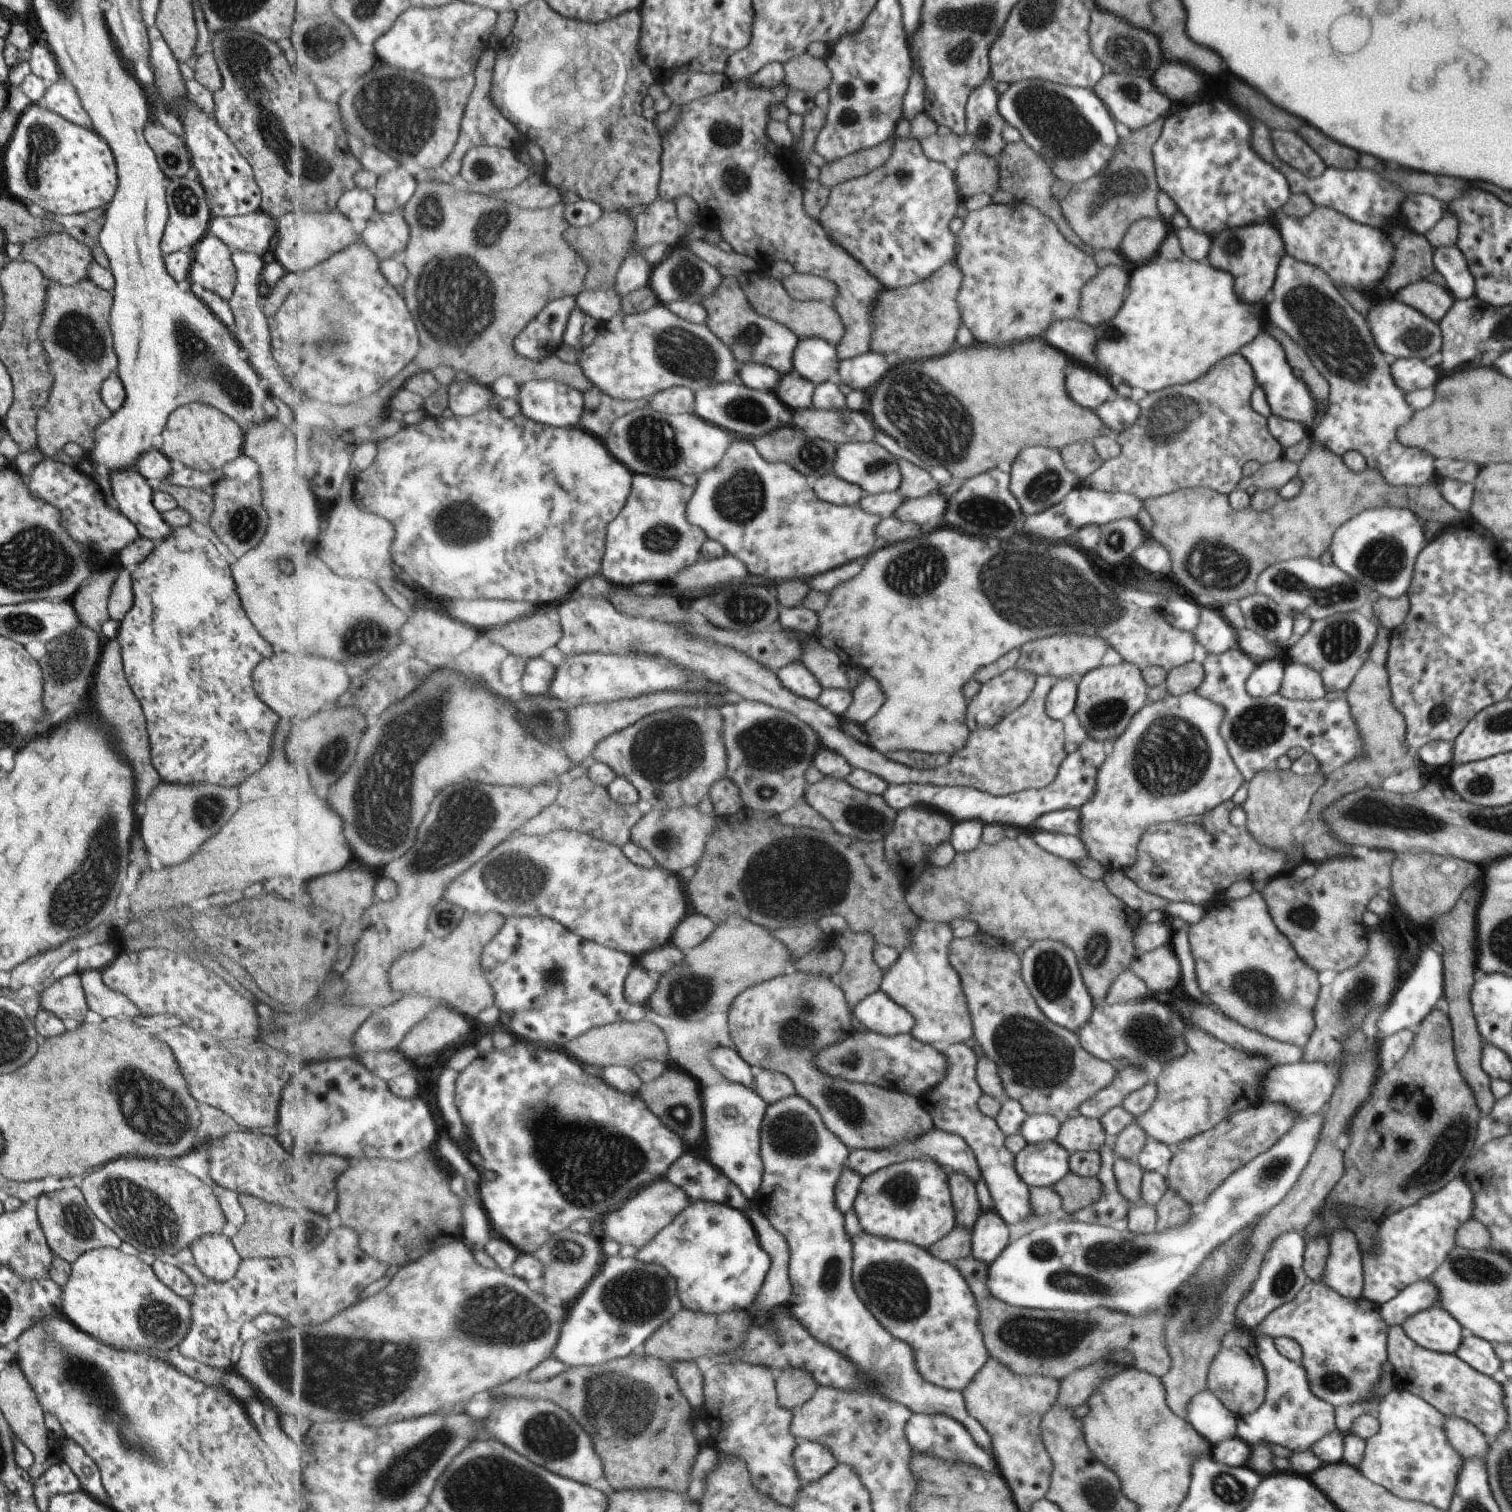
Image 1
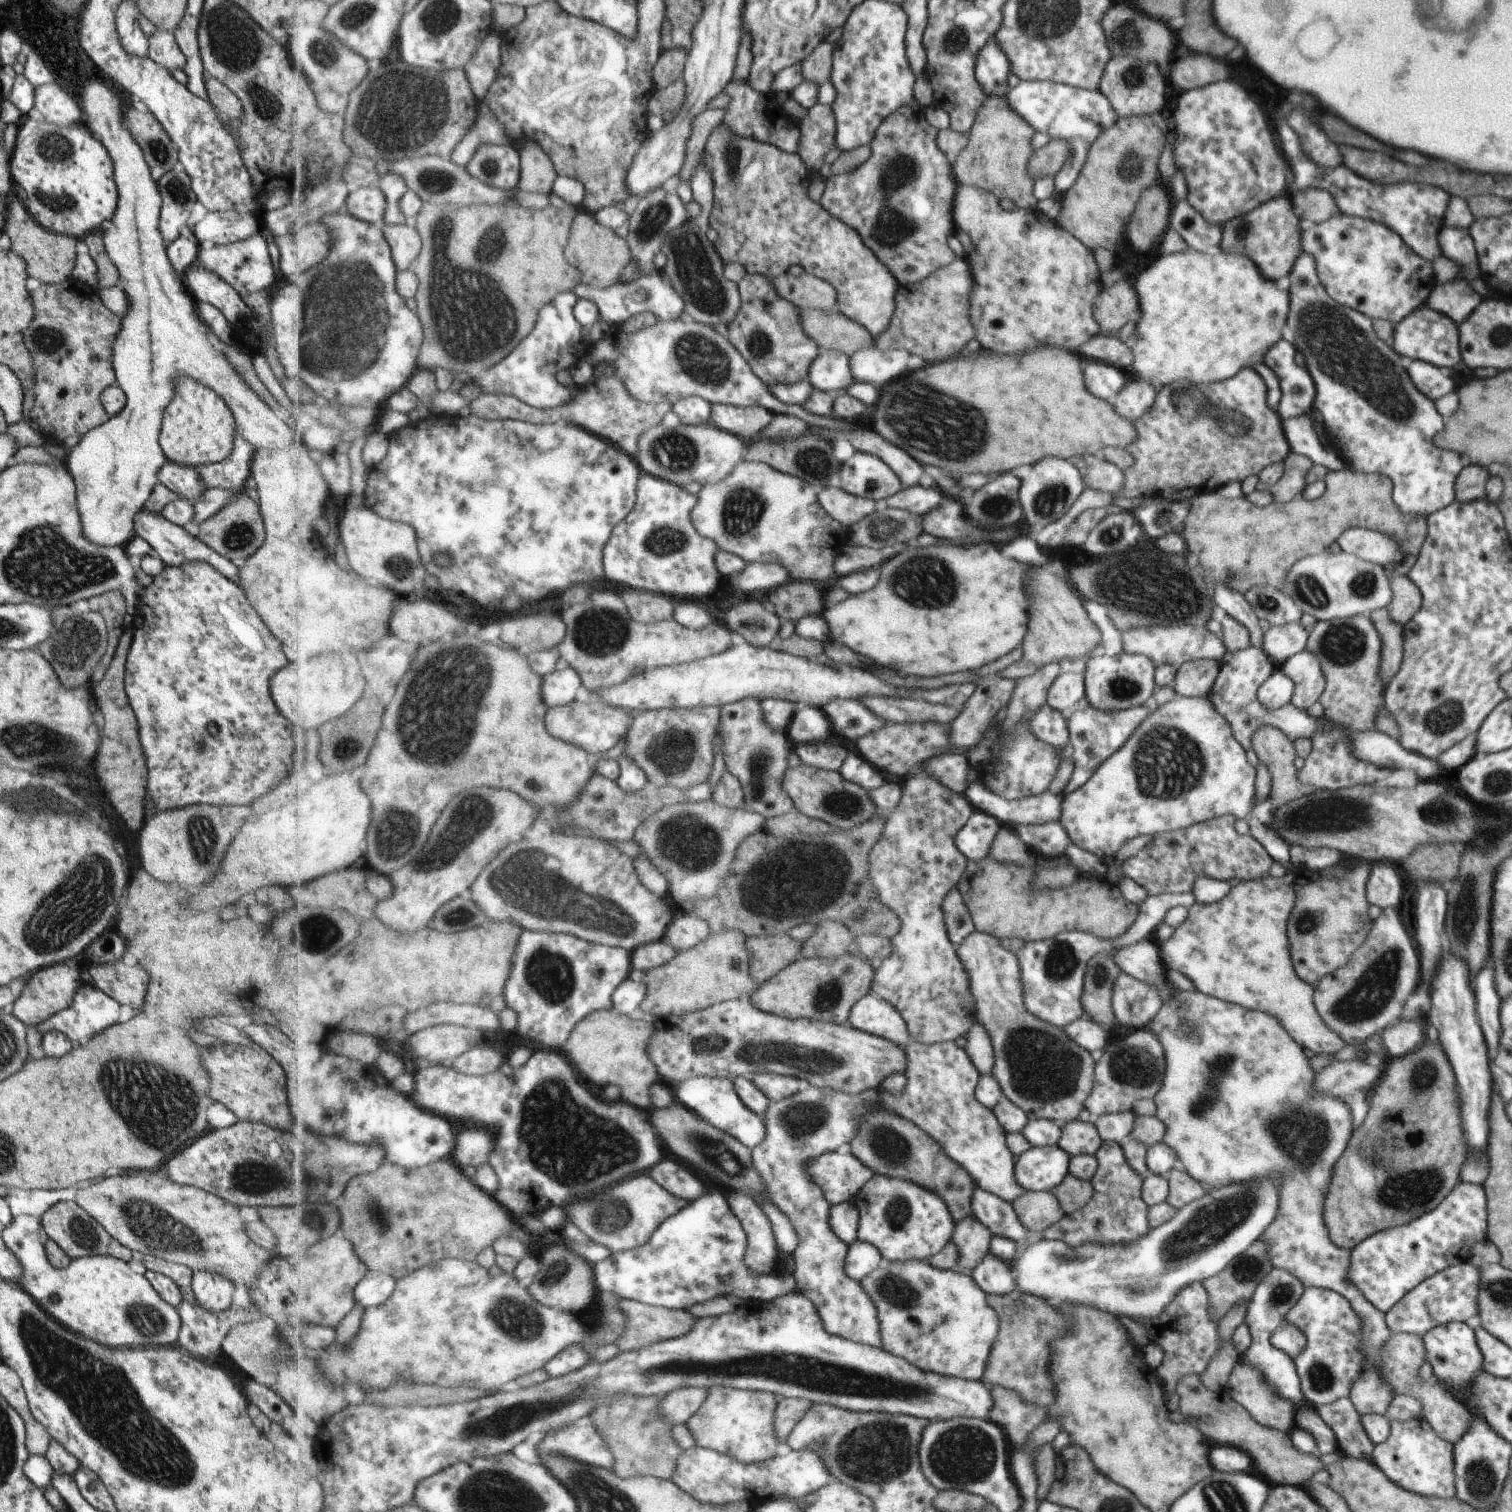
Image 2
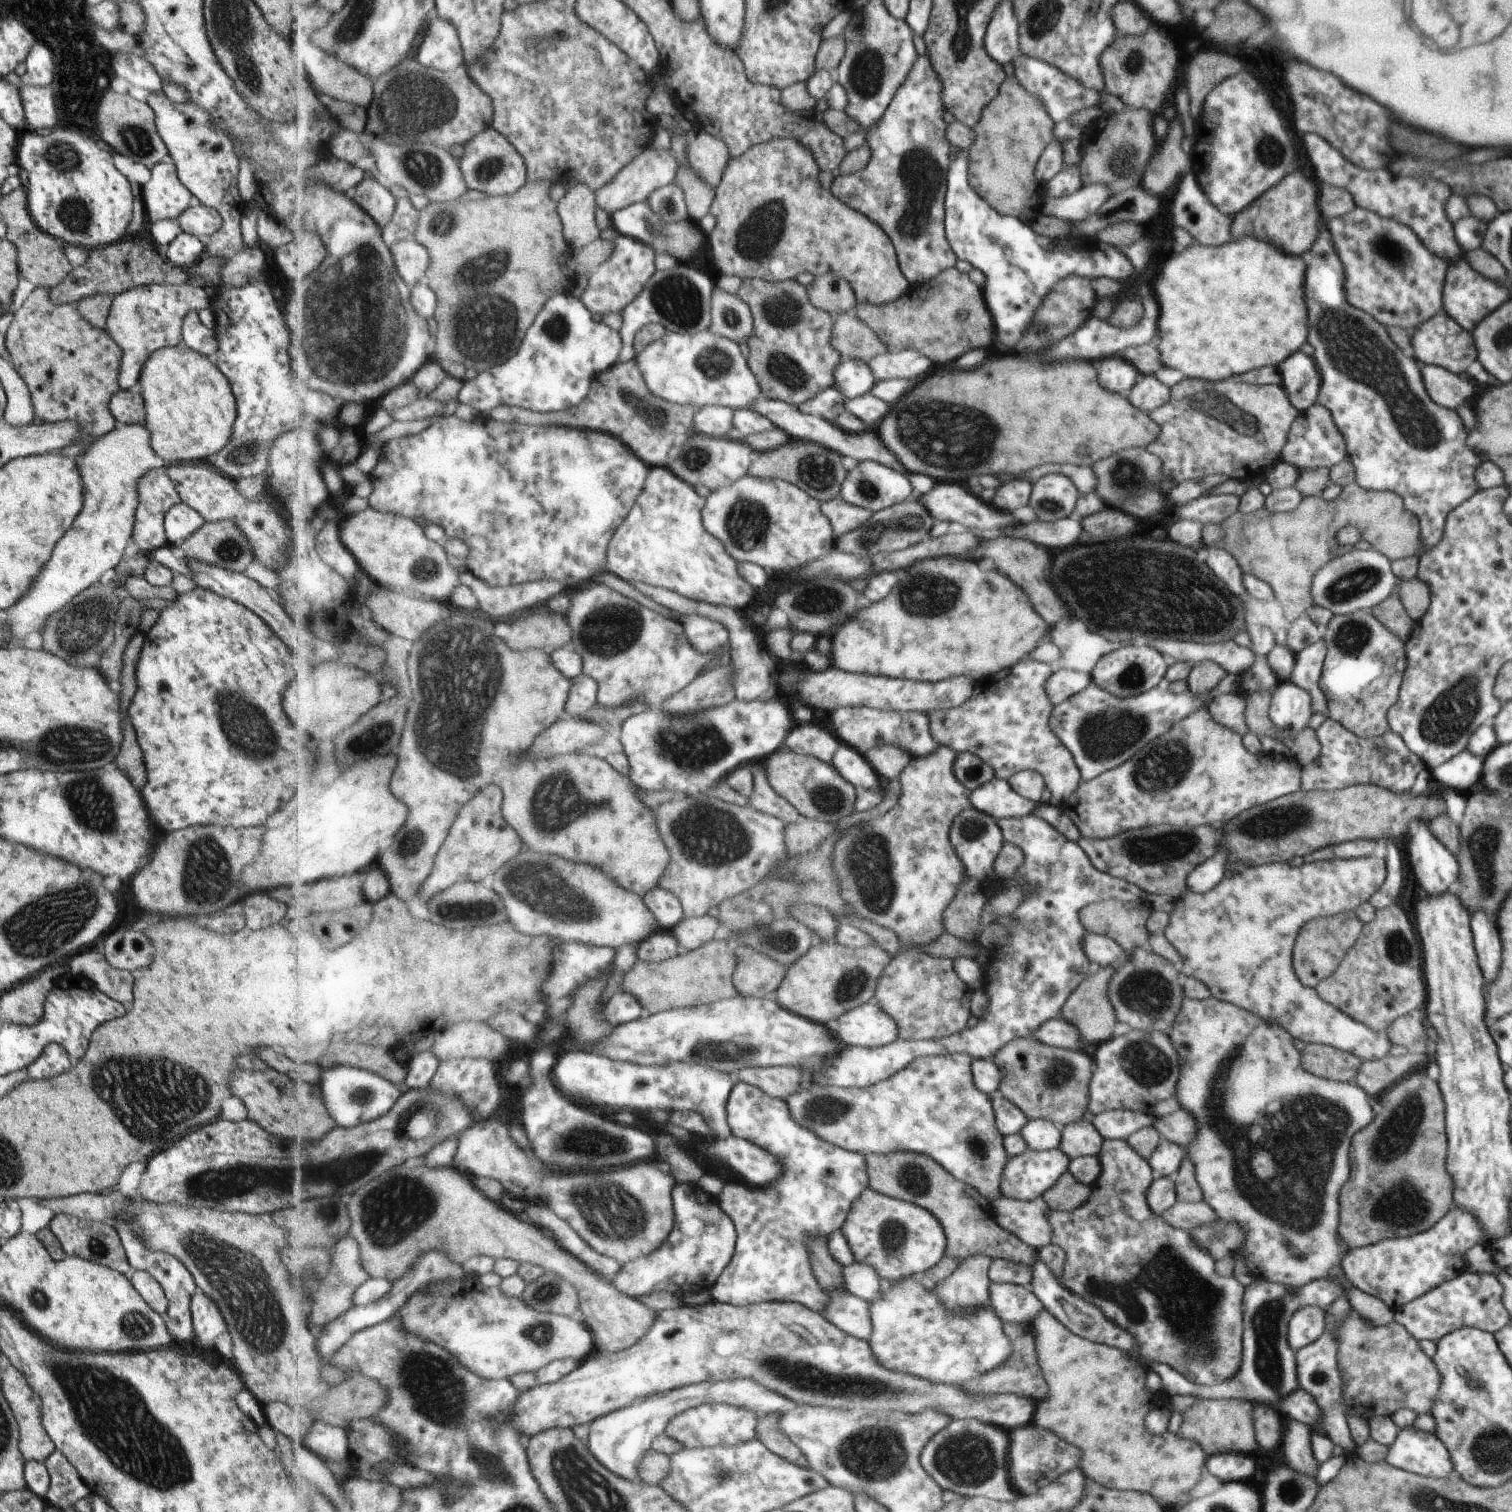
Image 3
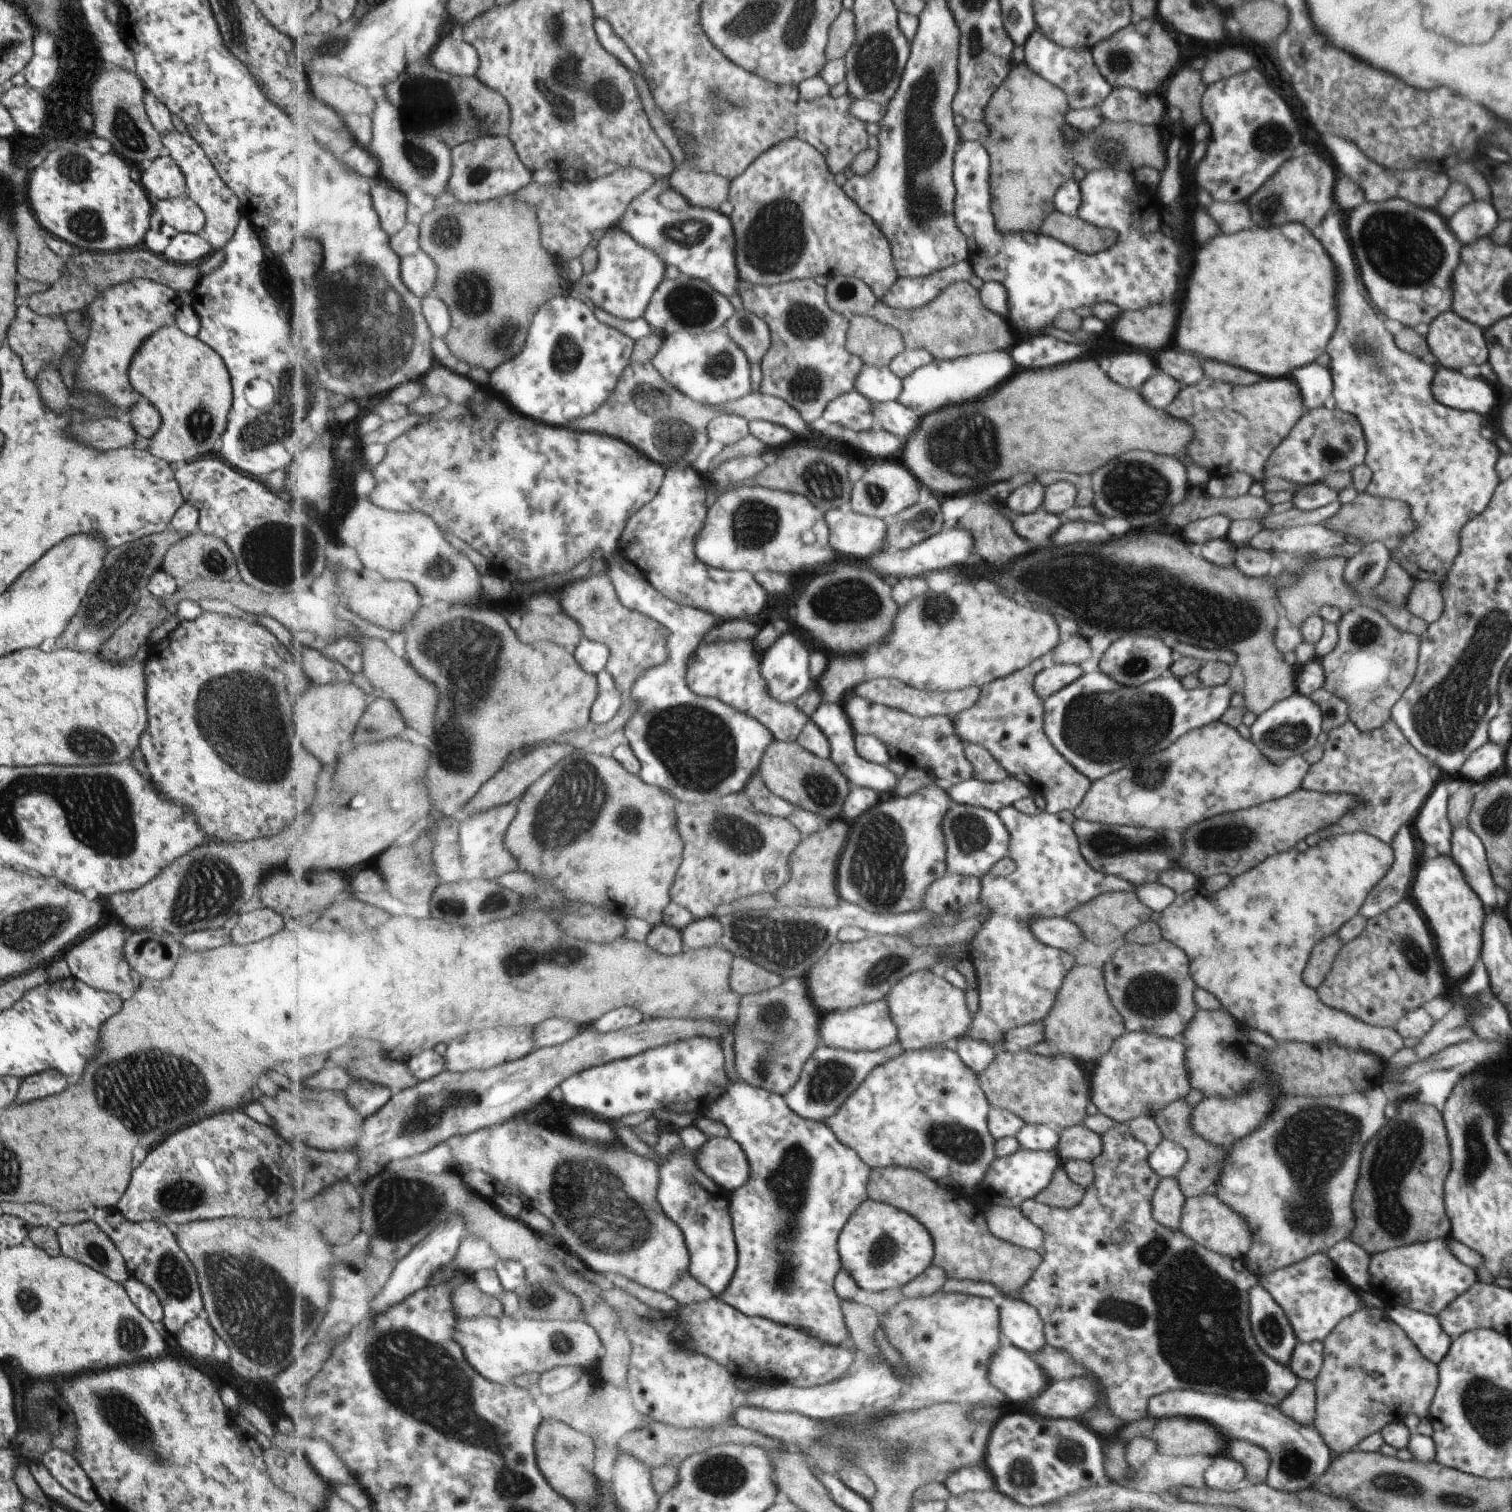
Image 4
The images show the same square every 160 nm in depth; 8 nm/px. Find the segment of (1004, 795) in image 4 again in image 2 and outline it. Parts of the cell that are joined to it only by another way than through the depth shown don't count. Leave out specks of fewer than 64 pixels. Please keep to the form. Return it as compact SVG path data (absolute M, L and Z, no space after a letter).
M974 777L962 794L976 811L995 817L1001 826L1046 824L1060 820L1060 797L1049 792L1024 799L1005 800Z

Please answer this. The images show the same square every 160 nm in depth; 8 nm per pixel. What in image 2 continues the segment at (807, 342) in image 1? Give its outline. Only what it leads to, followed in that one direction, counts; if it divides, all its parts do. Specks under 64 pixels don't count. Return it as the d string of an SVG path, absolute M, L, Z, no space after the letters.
M839 349L822 350L821 356L813 363L808 381L815 389L827 393L836 394L841 388L847 391L857 383L857 378L851 370L851 357Z

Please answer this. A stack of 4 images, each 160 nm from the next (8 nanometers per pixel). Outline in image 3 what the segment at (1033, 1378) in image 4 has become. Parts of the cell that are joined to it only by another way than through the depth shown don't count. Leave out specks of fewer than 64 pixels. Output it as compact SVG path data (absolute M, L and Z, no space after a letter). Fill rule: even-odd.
M913 1276L893 1282L888 1289L881 1291L872 1300L870 1308L872 1311L873 1332L869 1341L872 1344L872 1349L876 1352L878 1359L882 1362L882 1365L884 1367L889 1367L894 1371L901 1371L908 1375L915 1375L916 1377L930 1380L932 1383L945 1383L946 1385L955 1385L956 1387L958 1385L959 1388L965 1386L965 1384L969 1385L971 1380L977 1378L977 1376L988 1374L989 1371L995 1371L995 1368L1001 1368L1001 1366L1004 1366L1005 1360L1011 1358L1012 1348L1010 1340L1004 1332L1001 1319L992 1309L991 1303L989 1304L989 1307L981 1307L980 1311L969 1311L968 1315L956 1315L942 1303L940 1296L937 1294L937 1291L933 1290L933 1288L935 1287L925 1284L924 1279L921 1277ZM752 1380L703 1381L667 1391L657 1397L645 1399L643 1402L633 1404L633 1406L623 1407L619 1409L619 1412L613 1411L594 1420L590 1423L590 1438L587 1441L587 1446L597 1456L597 1460L615 1474L634 1481L640 1480L640 1464L645 1453L653 1447L654 1438L665 1433L668 1424L677 1415L707 1402L722 1402L727 1405L751 1409L761 1418L771 1413L786 1412L797 1406L784 1394Z

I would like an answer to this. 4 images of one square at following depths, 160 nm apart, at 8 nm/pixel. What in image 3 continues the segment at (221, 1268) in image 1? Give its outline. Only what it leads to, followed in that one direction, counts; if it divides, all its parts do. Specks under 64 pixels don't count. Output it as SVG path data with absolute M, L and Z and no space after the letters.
M196 1288L189 1302L189 1310L193 1325L193 1345L202 1350L213 1348L215 1338L226 1328L217 1306L213 1304L213 1300L209 1300L209 1296Z

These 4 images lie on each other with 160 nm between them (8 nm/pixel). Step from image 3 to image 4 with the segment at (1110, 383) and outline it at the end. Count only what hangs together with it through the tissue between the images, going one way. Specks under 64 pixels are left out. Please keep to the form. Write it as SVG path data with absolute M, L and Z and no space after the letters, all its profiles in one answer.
M1125 352L1125 354L1115 354L1109 360L1109 376L1117 380L1123 388L1137 388L1143 386L1149 376L1153 376L1159 371L1156 361L1147 357L1141 352Z

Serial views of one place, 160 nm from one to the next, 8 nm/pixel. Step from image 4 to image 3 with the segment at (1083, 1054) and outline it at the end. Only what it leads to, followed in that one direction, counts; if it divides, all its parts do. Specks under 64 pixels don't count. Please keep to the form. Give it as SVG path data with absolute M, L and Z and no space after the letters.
M1109 966L1095 967L1093 973L1085 975L1083 982L1079 984L1076 990L1072 991L1072 994L1068 996L1067 1002L1064 1003L1063 1013L1059 1018L1069 1022L1075 1028L1075 1032L1079 1034L1083 1045L1096 1044L1097 1046L1113 1038L1116 1012L1108 999L1107 990L1114 974L1115 971Z

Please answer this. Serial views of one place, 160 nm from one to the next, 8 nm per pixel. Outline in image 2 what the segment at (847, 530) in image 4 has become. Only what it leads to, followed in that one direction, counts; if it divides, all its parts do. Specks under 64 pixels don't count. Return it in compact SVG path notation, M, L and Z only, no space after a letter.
M838 483L829 488L823 488L818 492L817 498L819 498L819 504L829 515L847 527L879 509L879 505L875 501L853 496Z

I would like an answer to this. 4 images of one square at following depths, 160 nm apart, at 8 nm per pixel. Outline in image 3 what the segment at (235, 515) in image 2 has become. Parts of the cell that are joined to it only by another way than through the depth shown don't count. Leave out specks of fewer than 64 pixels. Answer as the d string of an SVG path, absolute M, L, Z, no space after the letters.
M231 519L204 522L192 535L172 546L172 549L177 553L177 556L183 554L183 557L191 557L240 573L254 560L254 552L248 540Z

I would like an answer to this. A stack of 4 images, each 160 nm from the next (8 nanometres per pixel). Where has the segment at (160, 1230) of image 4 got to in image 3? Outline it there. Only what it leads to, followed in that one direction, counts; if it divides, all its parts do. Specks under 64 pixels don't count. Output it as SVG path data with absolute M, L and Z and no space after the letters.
M114 1213L114 1219L117 1219L115 1230L117 1231L121 1246L124 1248L128 1265L135 1271L148 1272L157 1284L161 1286L163 1294L167 1299L167 1308L165 1328L174 1340L179 1342L192 1342L193 1325L191 1324L191 1315L189 1302L193 1298L193 1292L196 1291L193 1277L187 1272L187 1269L174 1257L167 1253L156 1253L146 1249L140 1243L136 1233L124 1222L125 1218L120 1213Z

